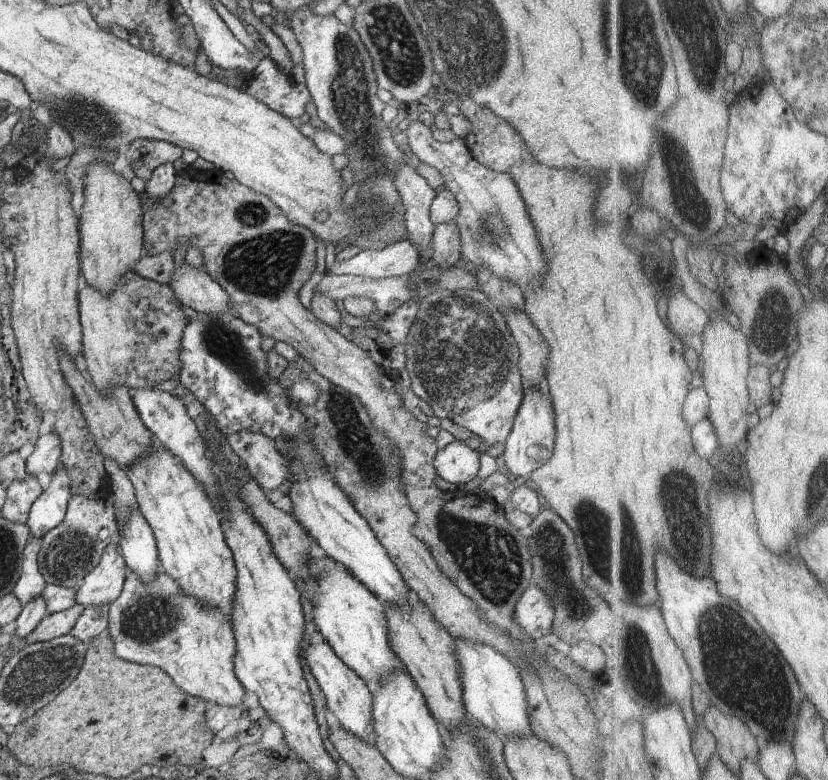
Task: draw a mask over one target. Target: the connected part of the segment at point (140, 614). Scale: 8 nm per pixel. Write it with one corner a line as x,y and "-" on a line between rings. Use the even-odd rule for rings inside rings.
162,568
156,581
151,584
142,583
139,575
129,572
120,596
109,604
108,632
112,636
118,658
161,668
172,677
180,690
206,700
208,705
243,706
246,688
234,672
236,639
231,618
227,618
216,608
212,610
196,602
196,598
192,598
192,594
186,594

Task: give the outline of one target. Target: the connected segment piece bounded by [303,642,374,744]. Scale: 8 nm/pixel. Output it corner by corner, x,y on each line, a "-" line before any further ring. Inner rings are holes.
310,642
307,650
303,651
303,657
312,676
316,678
316,682
324,692
327,708
338,718
340,726
356,734
364,742
373,744
372,695
364,680
336,656
328,642
320,642
320,644

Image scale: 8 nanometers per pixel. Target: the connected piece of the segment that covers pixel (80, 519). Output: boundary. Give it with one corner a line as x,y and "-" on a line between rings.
72,496
64,520
41,539
37,564
46,584
58,584
66,588
79,587
84,578
98,565
103,551
116,532
115,510
110,496
100,499

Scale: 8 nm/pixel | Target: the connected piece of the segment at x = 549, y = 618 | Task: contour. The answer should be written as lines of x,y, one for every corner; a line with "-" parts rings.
532,582
516,603
514,622
534,641
542,642
551,633
554,615
554,604
546,590

